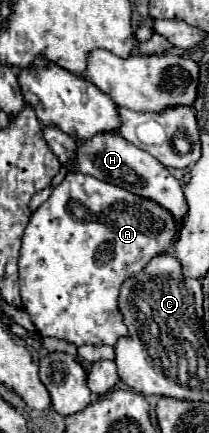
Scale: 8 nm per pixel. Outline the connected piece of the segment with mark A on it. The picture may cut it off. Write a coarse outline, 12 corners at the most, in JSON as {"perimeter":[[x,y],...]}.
{"perimeter":[[68,173],[22,235],[42,337],[114,345],[118,291],[172,251],[160,205]]}

